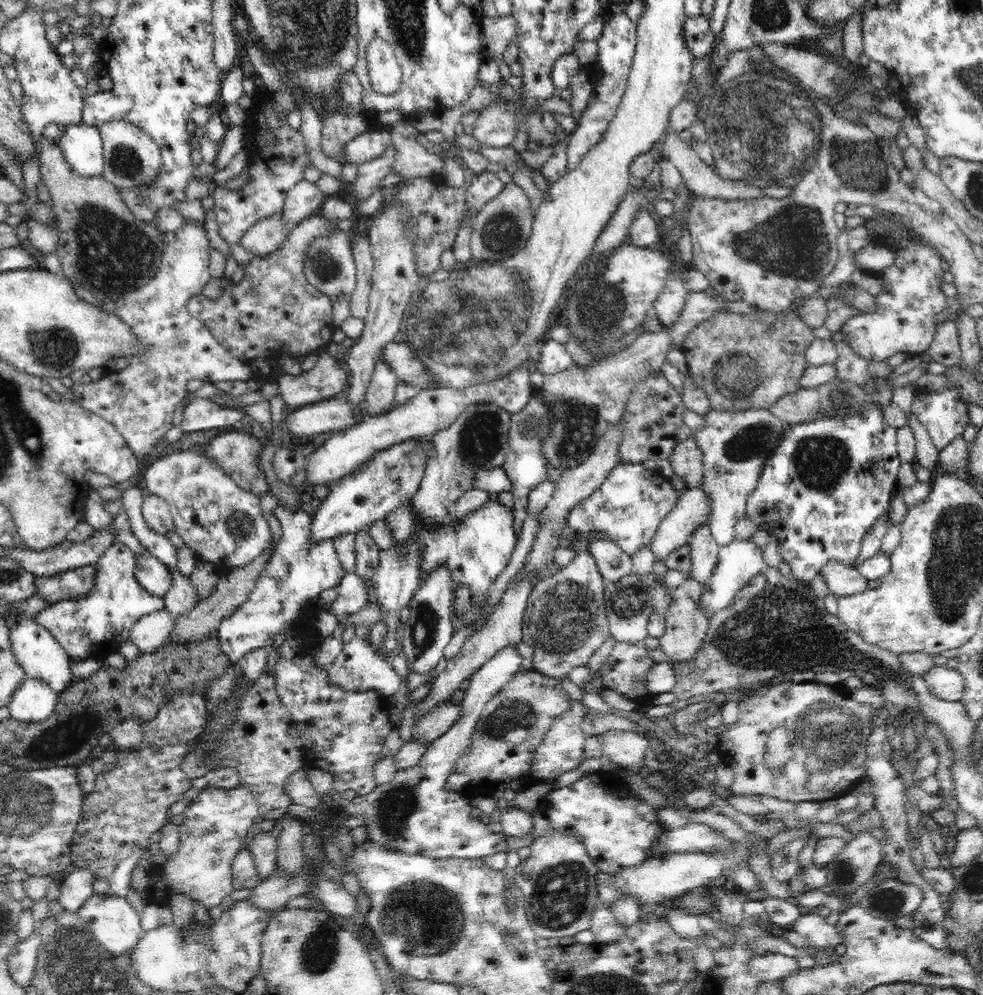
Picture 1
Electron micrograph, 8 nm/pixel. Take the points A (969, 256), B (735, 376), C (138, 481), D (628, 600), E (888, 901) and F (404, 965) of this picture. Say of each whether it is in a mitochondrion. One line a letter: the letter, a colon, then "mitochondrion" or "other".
A: other
B: mitochondrion
C: other
D: mitochondrion
E: mitochondrion
F: other

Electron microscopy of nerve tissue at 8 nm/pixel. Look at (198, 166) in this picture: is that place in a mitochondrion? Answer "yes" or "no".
no

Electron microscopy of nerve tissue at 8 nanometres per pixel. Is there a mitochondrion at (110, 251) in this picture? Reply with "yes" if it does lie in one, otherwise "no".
yes

